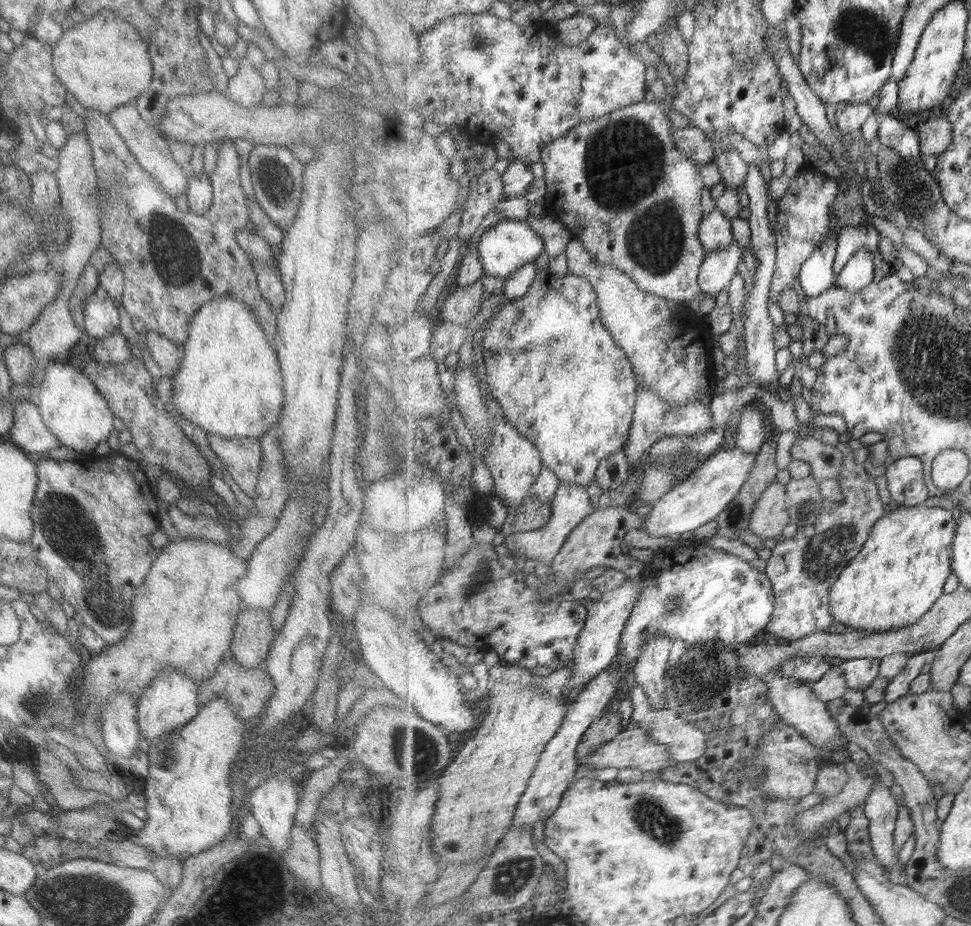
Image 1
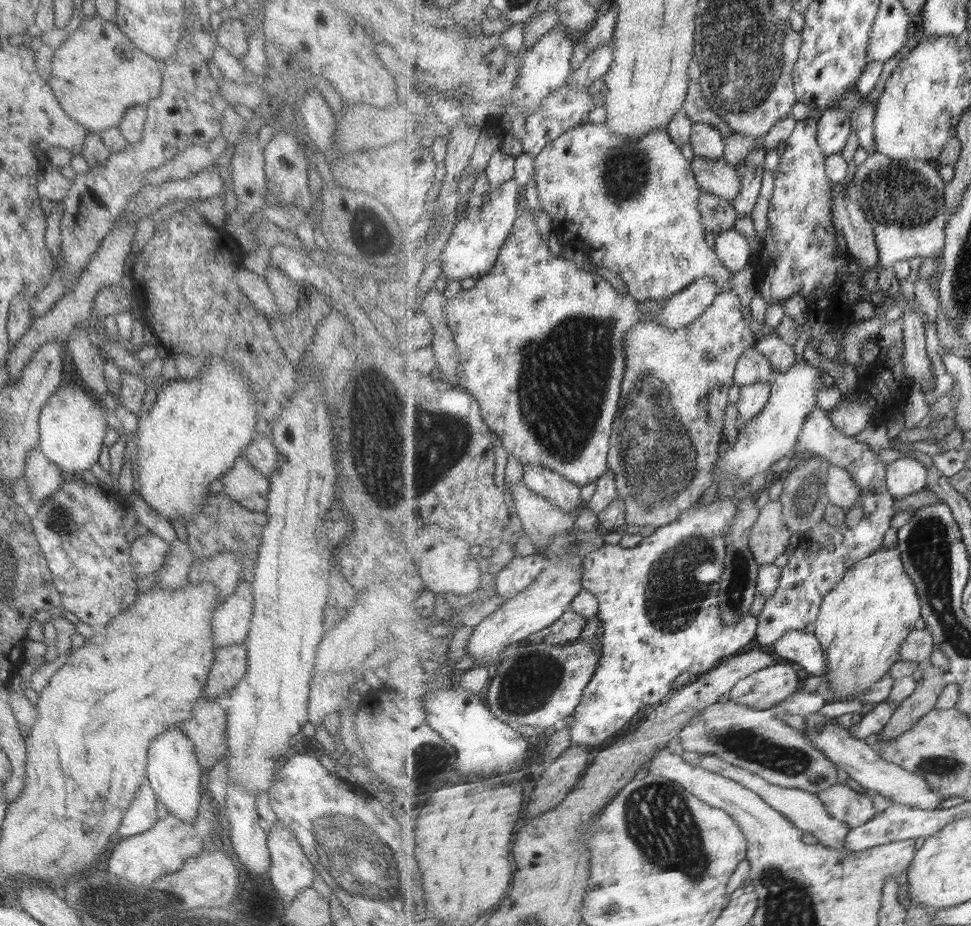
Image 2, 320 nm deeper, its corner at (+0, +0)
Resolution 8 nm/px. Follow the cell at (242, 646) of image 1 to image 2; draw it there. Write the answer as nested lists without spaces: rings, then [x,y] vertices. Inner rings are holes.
[[[243,643],[216,648],[200,698],[222,701],[243,676],[245,669],[246,648]]]

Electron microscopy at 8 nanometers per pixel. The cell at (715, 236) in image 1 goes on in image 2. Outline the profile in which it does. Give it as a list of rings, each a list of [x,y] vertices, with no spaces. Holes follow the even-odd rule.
[[[735,228],[716,235],[715,250],[725,268],[729,268],[733,273],[743,271],[752,264],[751,243]]]

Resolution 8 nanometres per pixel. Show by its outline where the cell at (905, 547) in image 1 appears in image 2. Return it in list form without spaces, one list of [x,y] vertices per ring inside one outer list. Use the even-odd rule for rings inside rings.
[[[899,544],[893,549],[881,548],[873,556],[857,562],[847,570],[839,586],[825,597],[820,609],[820,617],[814,623],[814,633],[824,647],[826,658],[828,658],[828,669],[822,677],[832,683],[830,689],[836,694],[829,701],[841,702],[840,696],[867,690],[890,674],[892,666],[902,660],[901,645],[913,630],[920,627],[921,620],[921,596],[916,582],[910,577],[904,565],[903,552]]]

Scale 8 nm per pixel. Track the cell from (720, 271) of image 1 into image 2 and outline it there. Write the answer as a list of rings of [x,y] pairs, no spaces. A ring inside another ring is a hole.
[[[523,208],[517,217],[513,233],[508,236],[508,241],[504,244],[503,249],[501,249],[500,256],[493,270],[477,280],[472,289],[459,290],[453,297],[448,297],[445,312],[457,343],[458,352],[458,368],[455,373],[455,383],[466,388],[480,402],[484,421],[498,435],[506,452],[512,454],[513,457],[517,457],[524,468],[543,466],[556,471],[564,478],[576,483],[577,486],[583,487],[586,484],[591,484],[591,482],[600,481],[609,472],[608,454],[612,440],[612,426],[616,421],[617,413],[619,413],[622,382],[624,381],[628,362],[624,343],[626,332],[629,332],[639,321],[646,318],[656,320],[660,322],[661,326],[670,328],[671,330],[679,330],[681,327],[685,328],[707,312],[707,309],[714,303],[719,292],[721,290],[718,290],[715,279],[704,277],[693,282],[687,289],[682,289],[674,297],[660,301],[660,307],[655,312],[642,313],[639,311],[641,302],[630,292],[619,292],[611,282],[607,282],[599,274],[587,272],[587,270],[584,272],[573,260],[567,260],[567,258],[563,258],[561,255],[553,254],[551,248],[547,246],[547,242],[543,240],[543,236],[539,234],[539,228],[535,225],[532,212],[527,208]]]

